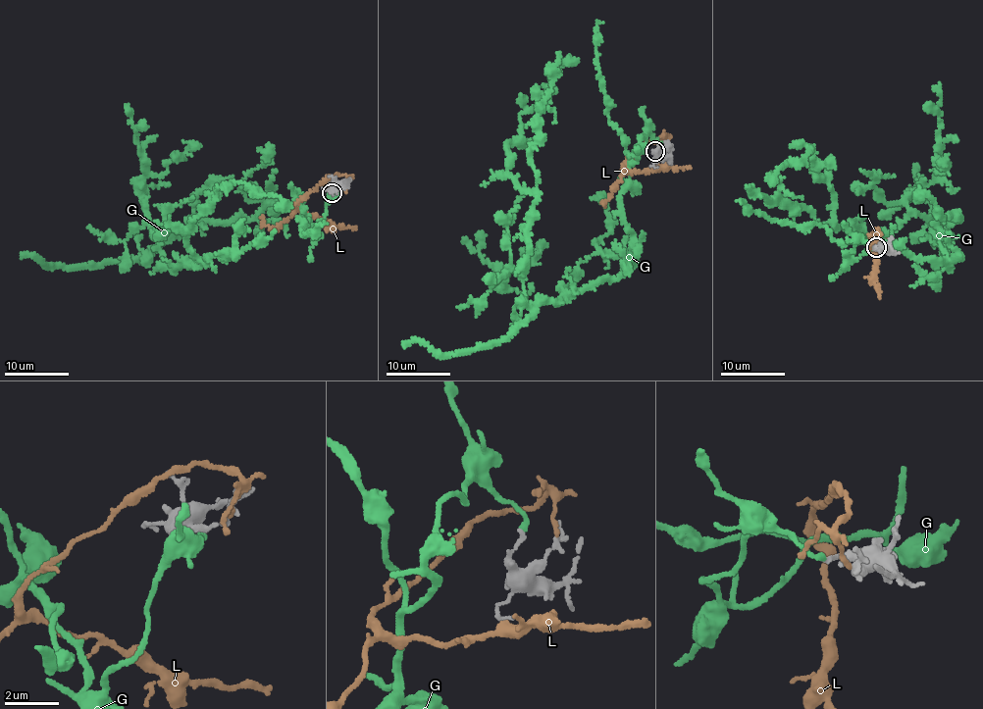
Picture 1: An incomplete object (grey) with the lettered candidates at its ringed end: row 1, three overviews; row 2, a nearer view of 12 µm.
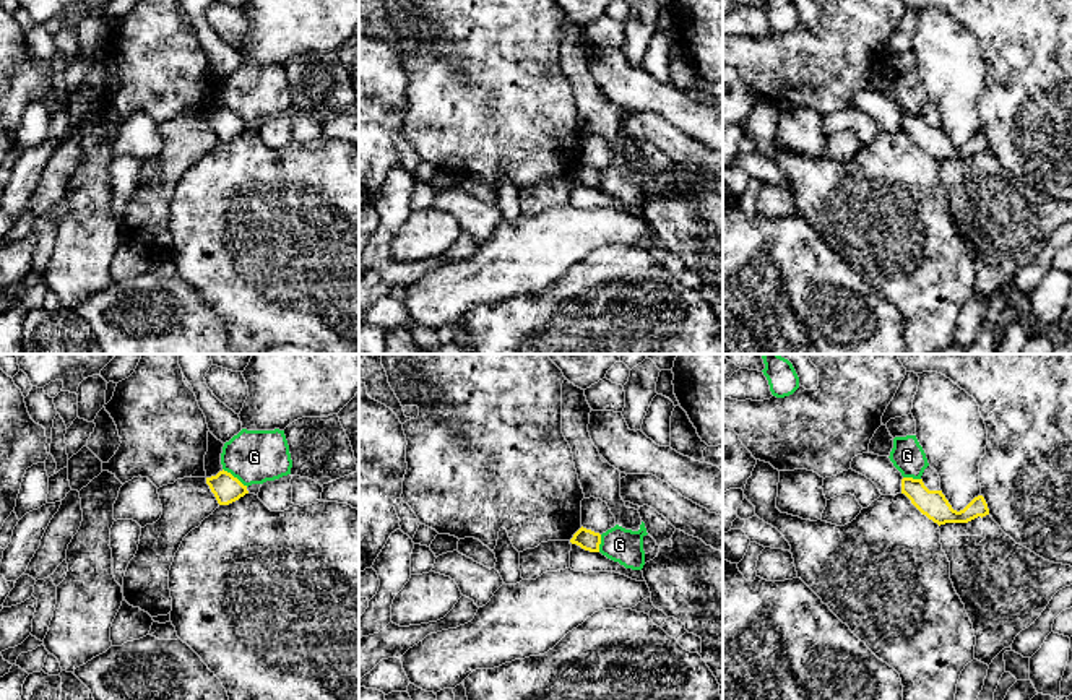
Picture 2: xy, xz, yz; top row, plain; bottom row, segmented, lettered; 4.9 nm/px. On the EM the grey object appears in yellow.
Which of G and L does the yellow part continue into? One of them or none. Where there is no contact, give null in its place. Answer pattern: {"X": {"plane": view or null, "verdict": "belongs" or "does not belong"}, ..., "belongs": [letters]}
{"G": {"plane": "xy", "verdict": "does not belong"}, "L": {"plane": null, "verdict": "does not belong"}, "belongs": []}

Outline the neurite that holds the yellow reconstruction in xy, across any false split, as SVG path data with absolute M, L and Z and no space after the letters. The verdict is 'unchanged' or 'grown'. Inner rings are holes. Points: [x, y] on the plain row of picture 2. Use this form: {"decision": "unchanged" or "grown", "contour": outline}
{"decision": "unchanged", "contour": "M224 106L216 112L206 114L206 120L219 141L229 141L249 130L247 122Z"}

